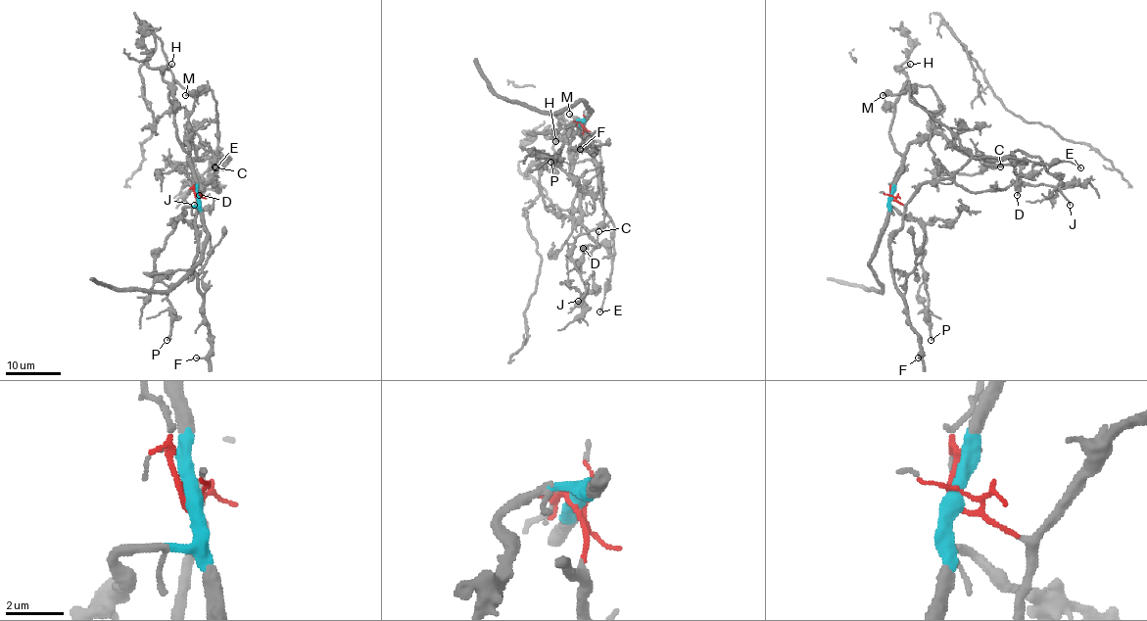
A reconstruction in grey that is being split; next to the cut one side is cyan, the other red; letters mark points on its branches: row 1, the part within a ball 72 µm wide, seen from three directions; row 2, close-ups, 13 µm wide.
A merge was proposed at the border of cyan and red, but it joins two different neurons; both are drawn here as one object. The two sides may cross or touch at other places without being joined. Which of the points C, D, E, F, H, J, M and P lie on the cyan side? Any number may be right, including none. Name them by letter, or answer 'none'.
C, D, H, P

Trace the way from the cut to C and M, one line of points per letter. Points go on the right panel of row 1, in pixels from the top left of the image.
C: (891, 198), (902, 154), (912, 143), (927, 140), (935, 133), (942, 133), (971, 156), (1012, 160), (1001, 167)
M: (891, 198), (904, 205), (923, 184), (950, 177), (971, 156), (945, 125), (918, 106), (906, 90), (882, 95)

